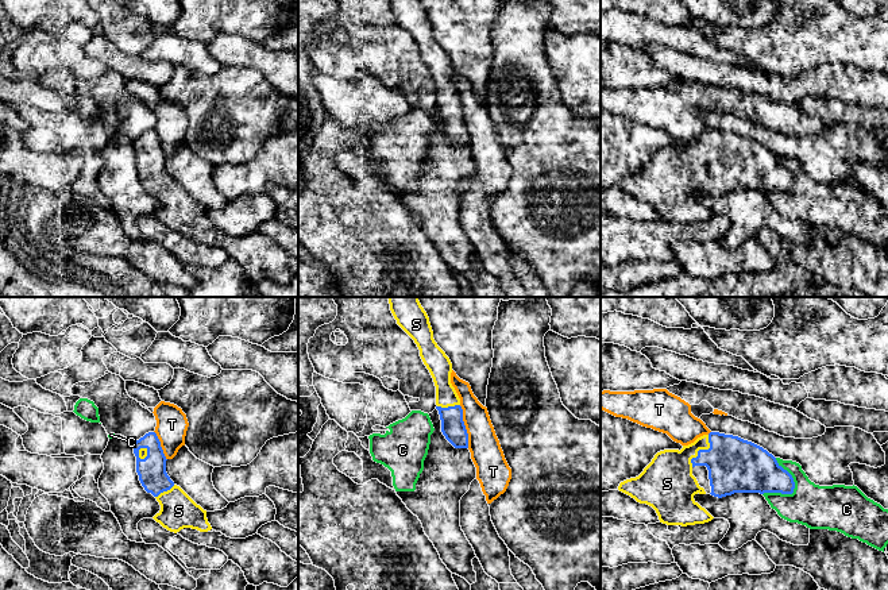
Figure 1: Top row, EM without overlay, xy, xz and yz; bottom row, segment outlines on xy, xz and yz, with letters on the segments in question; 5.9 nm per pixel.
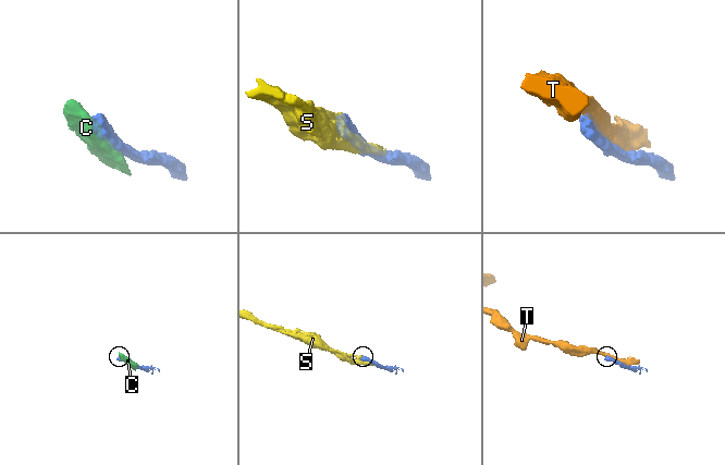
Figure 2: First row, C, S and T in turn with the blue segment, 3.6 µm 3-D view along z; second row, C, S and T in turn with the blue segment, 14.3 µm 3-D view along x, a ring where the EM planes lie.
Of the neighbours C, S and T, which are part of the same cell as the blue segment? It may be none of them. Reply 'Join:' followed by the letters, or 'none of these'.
Join: S

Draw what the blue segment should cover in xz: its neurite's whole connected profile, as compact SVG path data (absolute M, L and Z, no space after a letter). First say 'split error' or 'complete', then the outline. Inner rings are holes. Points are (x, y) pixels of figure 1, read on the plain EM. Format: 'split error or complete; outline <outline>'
split error; outline M389 0L397 22L414 38L436 84L441 130L455 146L468 146L460 96L451 81L452 61L433 36L429 15L420 0Z

